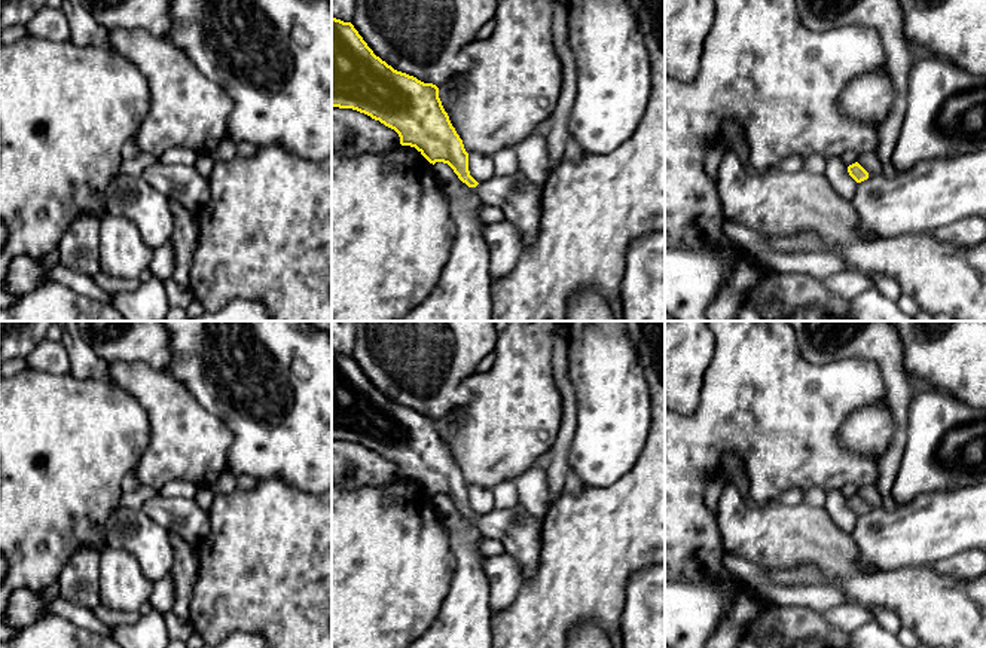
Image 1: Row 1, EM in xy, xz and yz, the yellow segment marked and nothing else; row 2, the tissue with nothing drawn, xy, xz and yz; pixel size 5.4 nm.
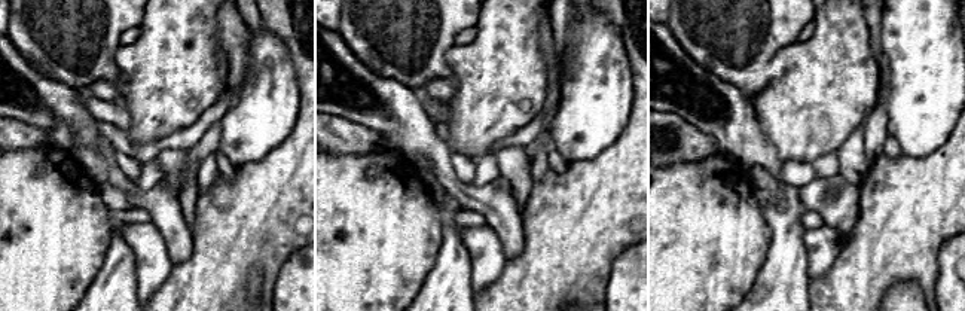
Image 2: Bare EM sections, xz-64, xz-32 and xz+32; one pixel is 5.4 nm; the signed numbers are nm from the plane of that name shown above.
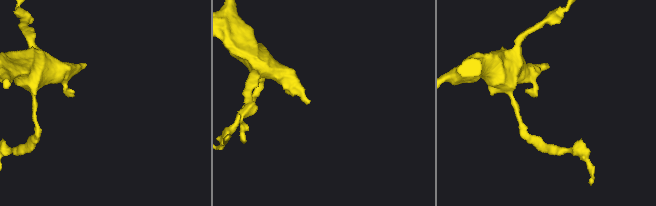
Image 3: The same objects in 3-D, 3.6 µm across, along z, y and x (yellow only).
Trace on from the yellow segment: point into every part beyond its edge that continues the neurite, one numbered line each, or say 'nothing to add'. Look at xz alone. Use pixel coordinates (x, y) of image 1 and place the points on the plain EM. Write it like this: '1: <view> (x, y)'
1: xz (519, 531)

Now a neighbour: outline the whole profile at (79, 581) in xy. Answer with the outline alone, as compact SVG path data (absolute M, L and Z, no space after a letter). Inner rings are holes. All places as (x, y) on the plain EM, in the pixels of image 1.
M95 547L79 548L59 574L58 596L89 609L100 606L100 556Z

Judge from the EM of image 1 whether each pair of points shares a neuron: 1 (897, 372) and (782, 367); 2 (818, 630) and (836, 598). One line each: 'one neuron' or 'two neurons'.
1: two neurons
2: two neurons

